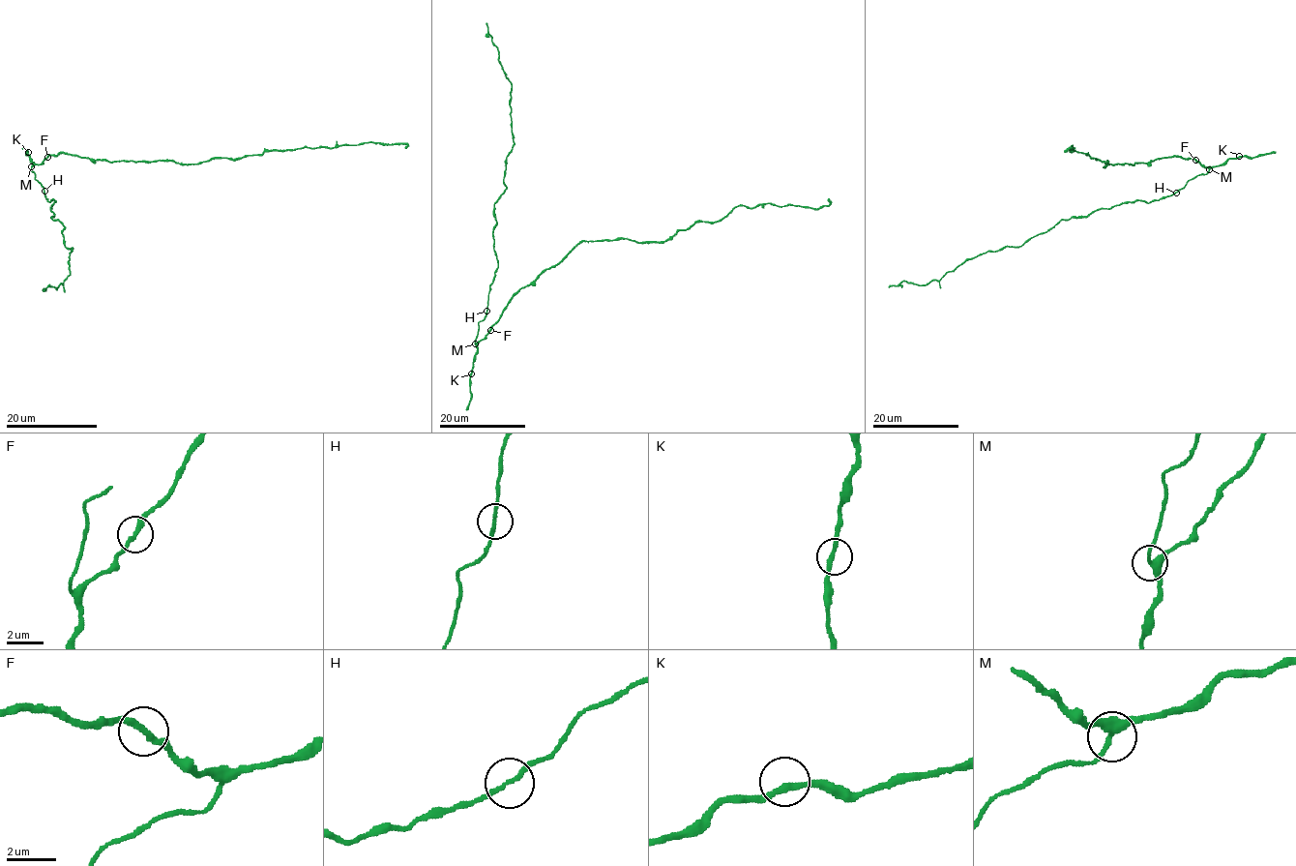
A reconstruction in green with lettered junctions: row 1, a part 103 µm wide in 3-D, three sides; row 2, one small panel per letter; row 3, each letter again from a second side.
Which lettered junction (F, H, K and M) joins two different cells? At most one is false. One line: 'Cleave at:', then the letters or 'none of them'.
Cleave at: none of them

